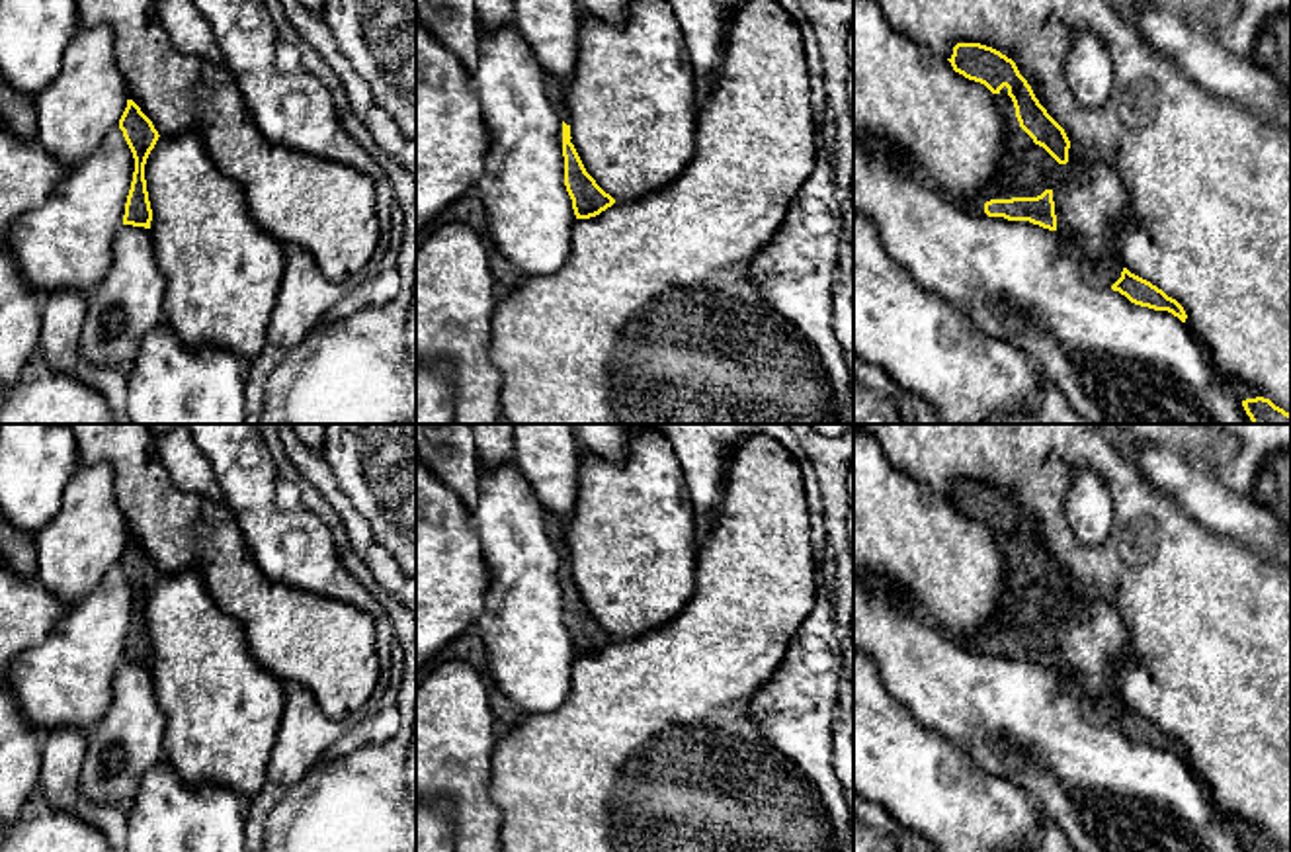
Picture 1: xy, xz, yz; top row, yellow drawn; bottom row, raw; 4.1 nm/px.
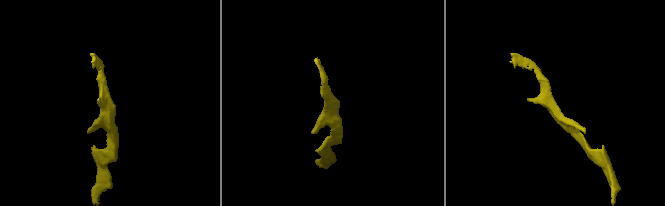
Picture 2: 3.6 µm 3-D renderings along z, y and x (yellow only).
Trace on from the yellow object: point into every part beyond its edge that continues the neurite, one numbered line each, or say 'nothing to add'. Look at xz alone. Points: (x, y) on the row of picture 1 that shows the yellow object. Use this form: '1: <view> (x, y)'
1: xz (555, 88)

